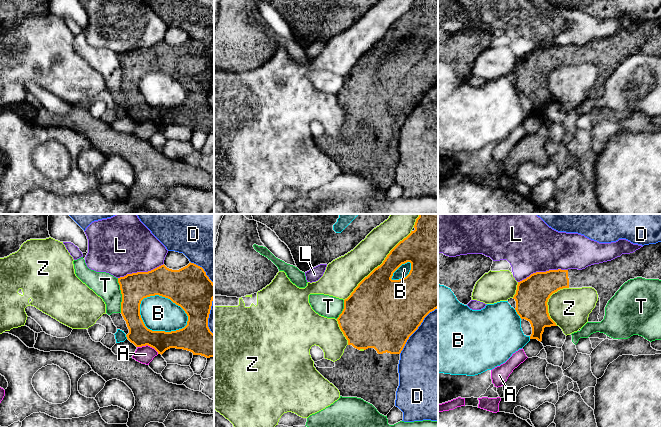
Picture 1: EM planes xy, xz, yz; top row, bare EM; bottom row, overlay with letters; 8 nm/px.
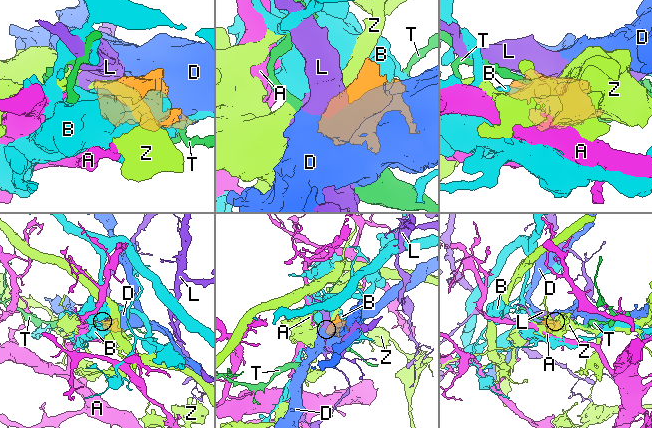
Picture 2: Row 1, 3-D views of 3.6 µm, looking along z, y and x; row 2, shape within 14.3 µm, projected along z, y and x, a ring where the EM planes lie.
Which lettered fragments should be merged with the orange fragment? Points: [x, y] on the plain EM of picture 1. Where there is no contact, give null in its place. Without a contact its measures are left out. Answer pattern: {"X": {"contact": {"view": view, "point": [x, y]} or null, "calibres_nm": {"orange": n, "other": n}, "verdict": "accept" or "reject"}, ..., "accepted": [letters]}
{"A": {"contact": {"view": "xy", "point": [148, 121]}, "calibres_nm": {"orange": 170, "other": 140}, "verdict": "reject"}, "B": {"contact": {"view": "xy", "point": [169, 74]}, "calibres_nm": {"orange": 340, "other": 280}, "verdict": "reject"}, "D": {"contact": {"view": "xz", "point": [417, 104]}, "calibres_nm": {"orange": 500, "other": 500}, "verdict": "reject"}, "L": {"contact": {"view": "yz", "point": [542, 48]}, "calibres_nm": {"orange": 260, "other": 400}, "verdict": "reject"}, "T": {"contact": {"view": "xy", "point": [122, 71]}, "calibres_nm": {"orange": 220, "other": 200}, "verdict": "reject"}, "Z": {"contact": {"view": "xz", "point": [378, 42]}, "calibres_nm": {"orange": 380, "other": 260}, "verdict": "reject"}, "accepted": []}

